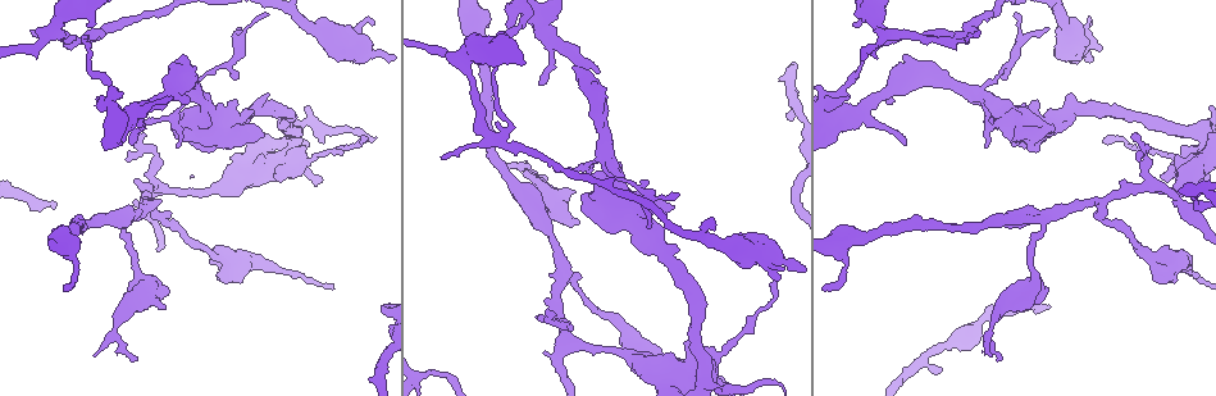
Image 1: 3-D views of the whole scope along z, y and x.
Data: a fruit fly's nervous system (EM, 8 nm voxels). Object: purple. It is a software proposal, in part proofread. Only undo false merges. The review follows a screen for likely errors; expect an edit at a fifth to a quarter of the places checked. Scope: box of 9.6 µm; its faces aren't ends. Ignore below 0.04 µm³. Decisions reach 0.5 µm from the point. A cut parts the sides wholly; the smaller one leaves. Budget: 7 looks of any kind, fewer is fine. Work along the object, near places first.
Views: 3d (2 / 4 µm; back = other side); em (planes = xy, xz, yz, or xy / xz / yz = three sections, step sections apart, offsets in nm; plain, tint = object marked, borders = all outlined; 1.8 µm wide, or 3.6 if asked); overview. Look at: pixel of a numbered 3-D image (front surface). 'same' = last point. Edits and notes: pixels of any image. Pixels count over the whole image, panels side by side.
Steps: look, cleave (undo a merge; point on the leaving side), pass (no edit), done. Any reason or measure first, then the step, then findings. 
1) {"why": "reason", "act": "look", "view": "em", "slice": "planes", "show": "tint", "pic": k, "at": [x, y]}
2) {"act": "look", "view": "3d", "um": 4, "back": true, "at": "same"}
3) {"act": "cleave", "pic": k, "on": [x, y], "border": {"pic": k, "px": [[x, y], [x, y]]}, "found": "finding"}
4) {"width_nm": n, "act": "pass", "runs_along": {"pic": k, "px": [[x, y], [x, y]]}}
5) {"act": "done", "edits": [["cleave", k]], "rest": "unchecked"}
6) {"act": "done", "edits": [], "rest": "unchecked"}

{"why": "three-way junction", "act": "look", "view": "3d", "um": 2, "pic": 1, "at": [194, 96]}

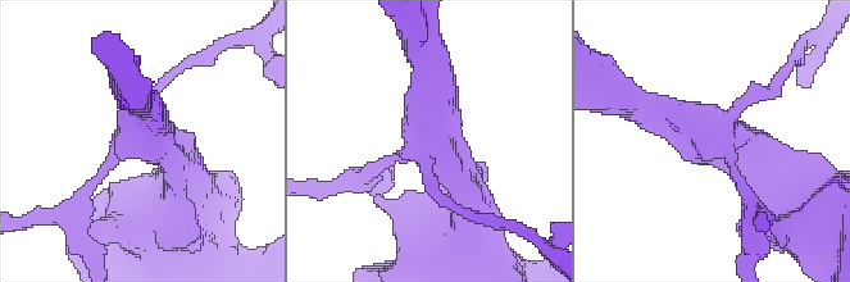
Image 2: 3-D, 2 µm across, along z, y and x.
{"arms": 3, "act": "look", "view": "em", "slice": "xy", "step": 8, "show": "tint", "pic": 2, "at": [144, 134]}

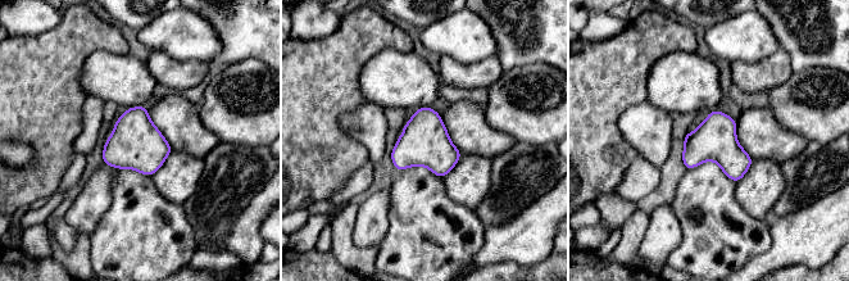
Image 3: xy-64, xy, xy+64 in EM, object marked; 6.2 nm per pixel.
{"why": "another direction", "act": "look", "view": "em", "slice": "planes", "show": "borders", "at": "same"}

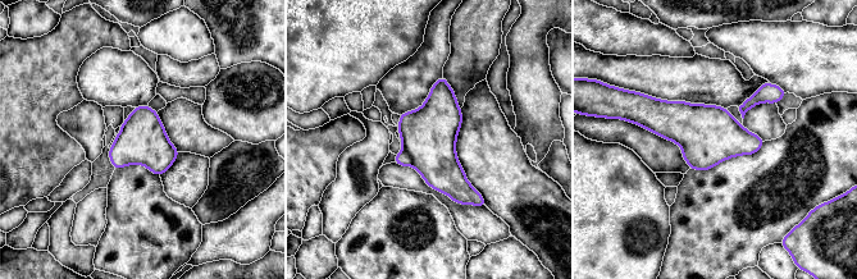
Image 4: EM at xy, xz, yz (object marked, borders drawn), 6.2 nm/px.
{"width_nm": 300, "act": "pass", "found": "all the same neuron"}

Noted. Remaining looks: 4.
{"why": "three-way junction", "act": "look", "view": "em", "slice": "xz", "step": 8, "show": "tint", "pic": 1, "at": [961, 34]}

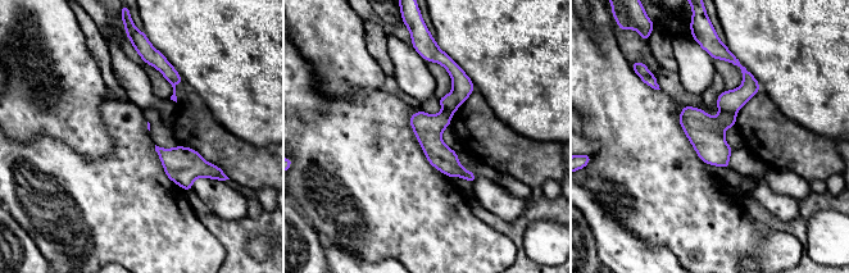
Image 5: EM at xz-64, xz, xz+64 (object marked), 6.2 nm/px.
{"why": "another direction", "act": "look", "view": "em", "slice": "planes", "show": "borders", "at": "same"}

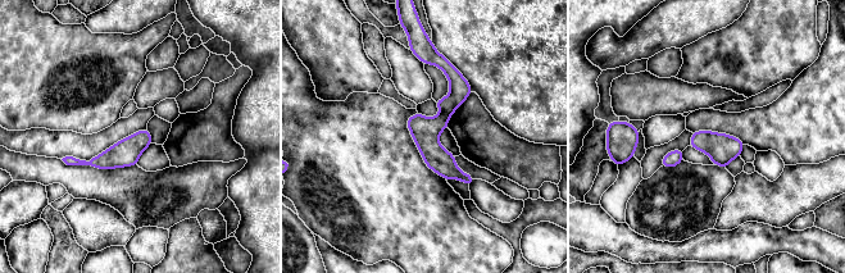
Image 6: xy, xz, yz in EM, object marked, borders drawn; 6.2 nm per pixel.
{"act": "pass", "runs_along": {"pic": 6, "px": [[431, 60], [455, 78], [432, 150], [469, 180]]}, "found": "continuous, no second neuron"}

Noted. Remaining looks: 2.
{"act": "done", "edits": [], "rest": "unchecked"}

